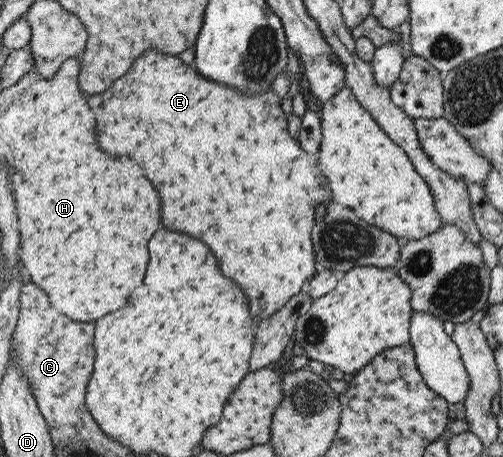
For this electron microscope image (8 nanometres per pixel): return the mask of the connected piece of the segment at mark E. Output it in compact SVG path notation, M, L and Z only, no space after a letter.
M144 52L142 58L134 60L134 64L126 72L126 76L120 76L118 80L114 80L114 84L110 84L106 92L102 92L100 95L87 96L87 104L96 116L98 148L108 156L130 156L130 150L132 150L132 160L142 168L144 178L150 180L154 190L160 194L160 216L164 220L162 226L166 230L182 232L190 238L196 238L202 244L206 244L208 248L212 248L210 252L216 258L222 276L226 276L230 282L234 282L242 290L242 294L246 296L248 312L252 314L252 318L256 318L260 314L261 319L264 319L270 314L274 314L276 310L280 310L286 300L300 291L304 280L308 280L317 272L314 268L314 250L312 250L310 240L310 229L315 223L312 214L314 214L314 204L328 200L330 192L328 192L324 176L320 174L320 170L314 164L316 158L306 156L298 148L298 142L292 140L284 132L286 118L284 118L280 104L278 104L276 96L272 94L272 90L262 92L258 96L242 96L230 88L222 88L214 82L200 80L200 76L192 68L180 64L180 60L174 56L166 56L166 54L158 54L158 52Z

